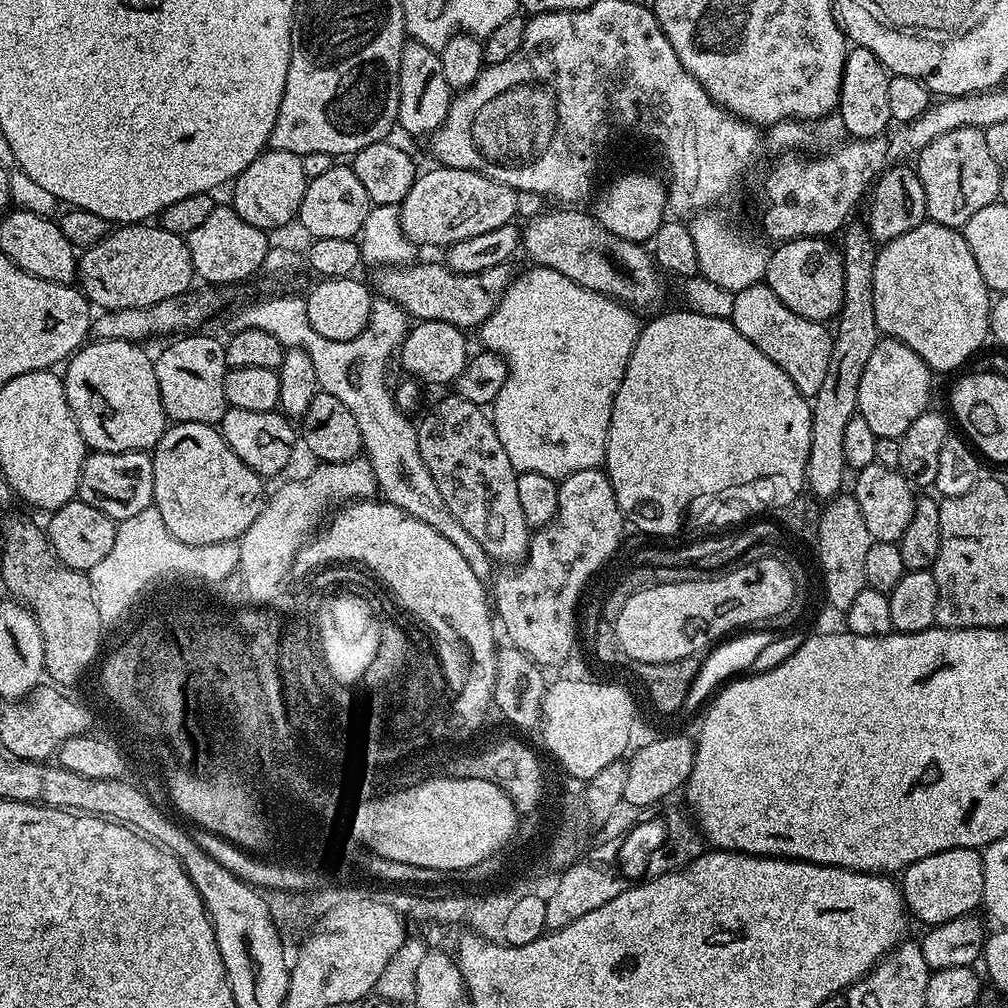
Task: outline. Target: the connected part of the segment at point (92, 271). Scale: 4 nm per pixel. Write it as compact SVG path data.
M152 222L117 227L93 248L83 249L78 276L84 279L84 295L100 310L154 306L189 291L194 281L187 239Z

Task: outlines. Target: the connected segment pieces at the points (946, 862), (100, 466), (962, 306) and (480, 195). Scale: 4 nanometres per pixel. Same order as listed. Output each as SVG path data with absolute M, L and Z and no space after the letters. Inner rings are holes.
M951 848L938 854L930 854L918 862L914 862L902 873L902 895L907 911L912 912L924 923L924 926L935 926L942 922L950 922L959 916L966 916L977 911L984 899L984 858L975 848Z
M147 451L93 452L84 458L78 498L94 510L102 510L111 520L121 522L139 514L154 504L154 470Z
M925 222L877 251L874 266L874 318L885 337L900 340L921 356L933 373L960 368L990 336L990 290L964 241L963 231Z
M432 166L429 172L421 171L417 175L406 198L398 205L400 226L412 244L447 246L462 238L474 238L474 234L486 234L486 230L498 230L498 226L513 223L517 219L516 199L515 188L477 172Z

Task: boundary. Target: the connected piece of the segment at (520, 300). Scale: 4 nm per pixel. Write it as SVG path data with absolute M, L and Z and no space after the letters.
M539 266L529 267L529 272L524 272L520 277L513 279L505 288L498 306L484 323L479 325L480 340L485 349L496 353L504 360L508 367L506 382L502 382L502 390L498 390L498 398L490 405L492 424L498 434L498 442L502 442L502 450L510 458L510 466L515 468L517 473L533 472L534 474L546 474L546 478L554 481L562 481L570 474L578 470L590 470L600 468L604 464L604 455L608 449L608 427L610 426L610 414L614 406L614 397L622 378L626 374L626 366L630 362L630 354L634 350L636 340L640 336L642 320L635 316L629 305L613 300L611 296L603 296L600 292L590 290L562 274L558 270L541 268Z

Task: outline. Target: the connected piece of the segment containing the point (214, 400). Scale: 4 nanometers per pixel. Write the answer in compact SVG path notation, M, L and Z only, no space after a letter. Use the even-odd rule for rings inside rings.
M184 334L173 339L160 353L155 353L158 390L162 394L165 417L177 424L198 422L219 425L226 411L224 373L228 371L224 344L212 336Z

